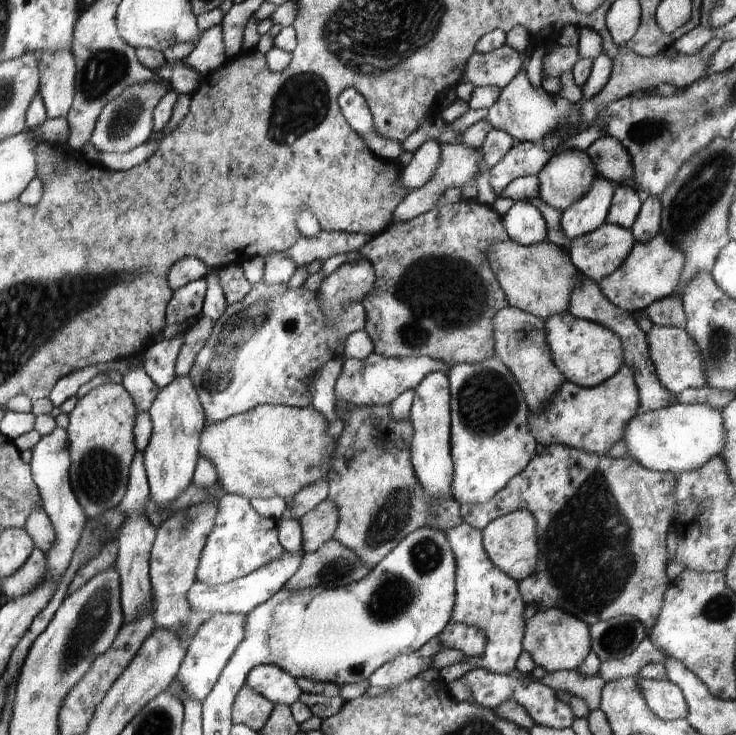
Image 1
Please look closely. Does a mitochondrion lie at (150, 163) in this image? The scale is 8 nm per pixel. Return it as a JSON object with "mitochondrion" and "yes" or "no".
{"mitochondrion":"no"}

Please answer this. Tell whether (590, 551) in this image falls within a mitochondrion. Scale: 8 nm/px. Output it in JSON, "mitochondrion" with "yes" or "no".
{"mitochondrion":"yes"}

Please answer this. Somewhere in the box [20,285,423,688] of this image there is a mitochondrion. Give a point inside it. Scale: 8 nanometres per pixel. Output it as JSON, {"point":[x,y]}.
{"point":[96,613]}

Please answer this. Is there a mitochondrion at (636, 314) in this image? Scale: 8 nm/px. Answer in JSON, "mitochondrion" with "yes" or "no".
{"mitochondrion":"no"}

